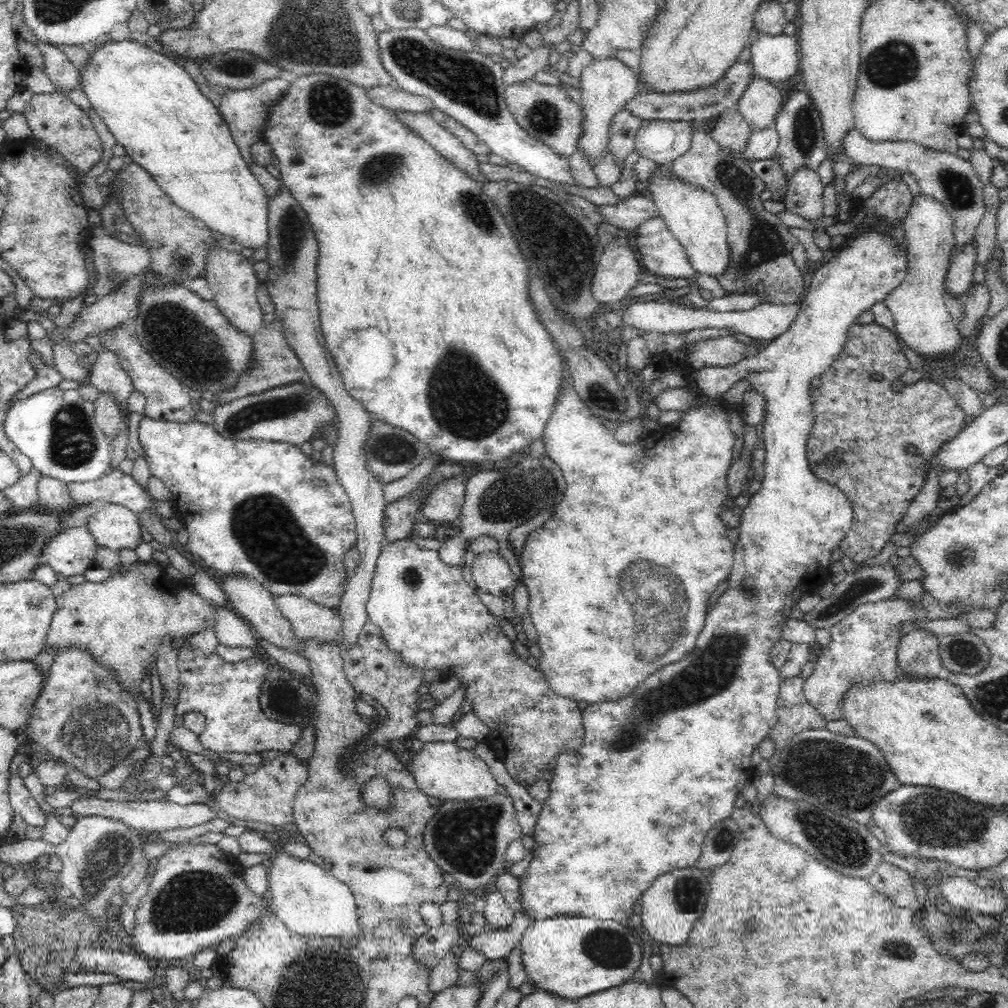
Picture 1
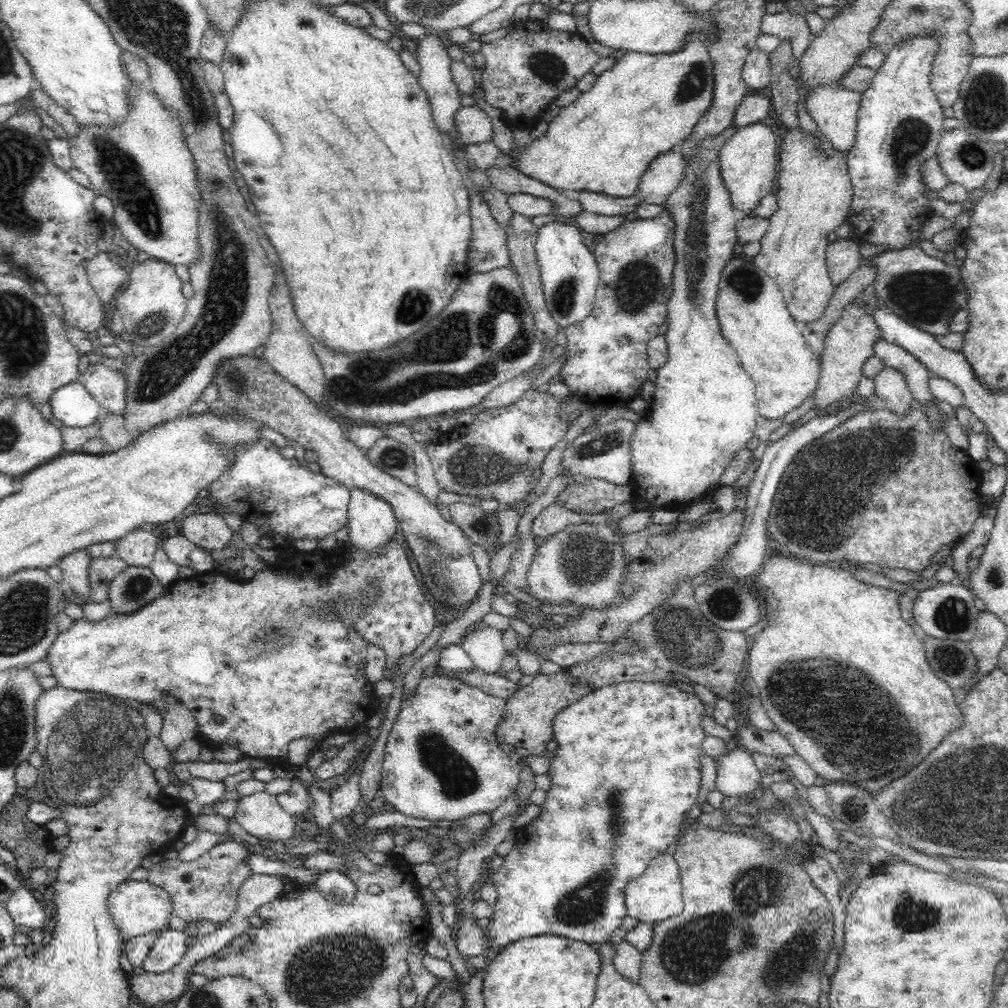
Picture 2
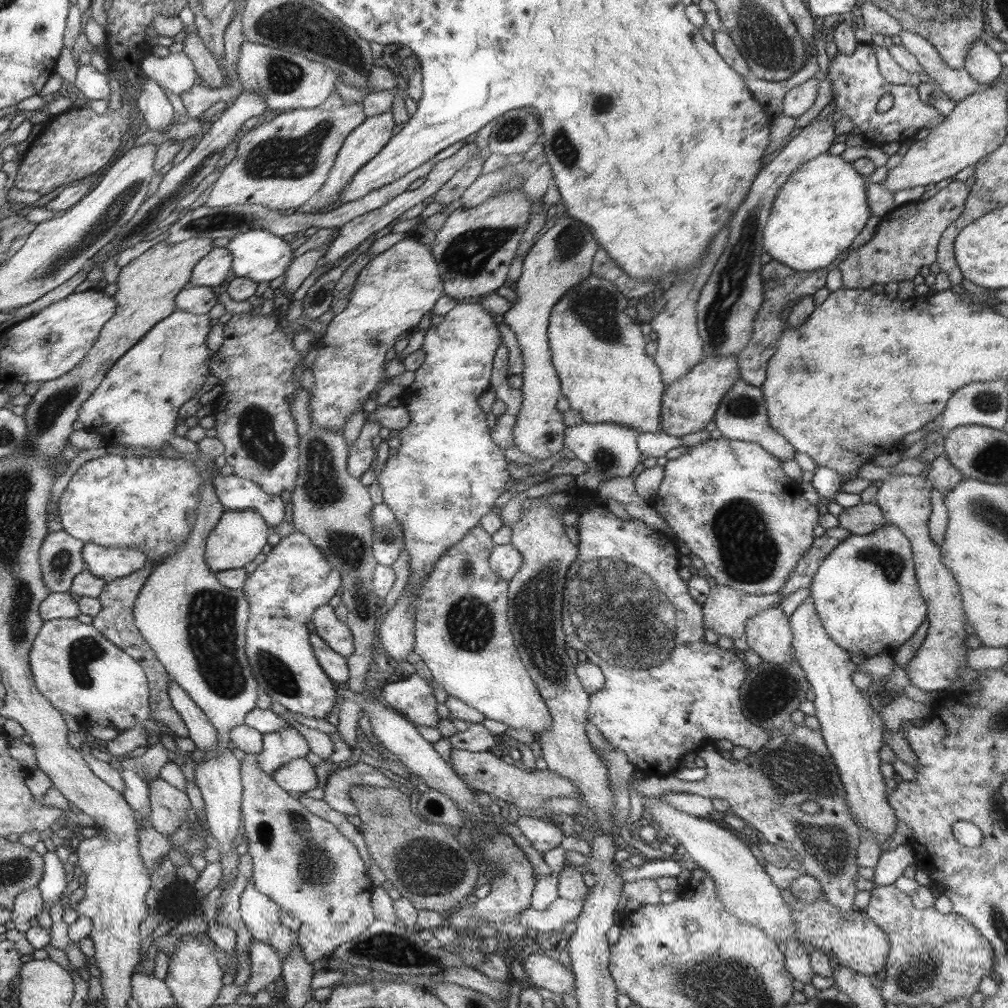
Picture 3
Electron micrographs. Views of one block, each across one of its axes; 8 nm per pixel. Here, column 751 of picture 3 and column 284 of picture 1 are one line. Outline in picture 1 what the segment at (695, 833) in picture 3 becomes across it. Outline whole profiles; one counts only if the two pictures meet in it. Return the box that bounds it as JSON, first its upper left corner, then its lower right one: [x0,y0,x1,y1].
[267,852,360,938]

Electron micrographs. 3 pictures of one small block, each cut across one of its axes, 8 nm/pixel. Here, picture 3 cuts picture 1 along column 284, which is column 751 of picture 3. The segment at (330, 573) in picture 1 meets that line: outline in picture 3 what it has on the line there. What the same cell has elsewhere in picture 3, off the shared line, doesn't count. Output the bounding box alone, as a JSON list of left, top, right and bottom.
[651,437,820,595]

